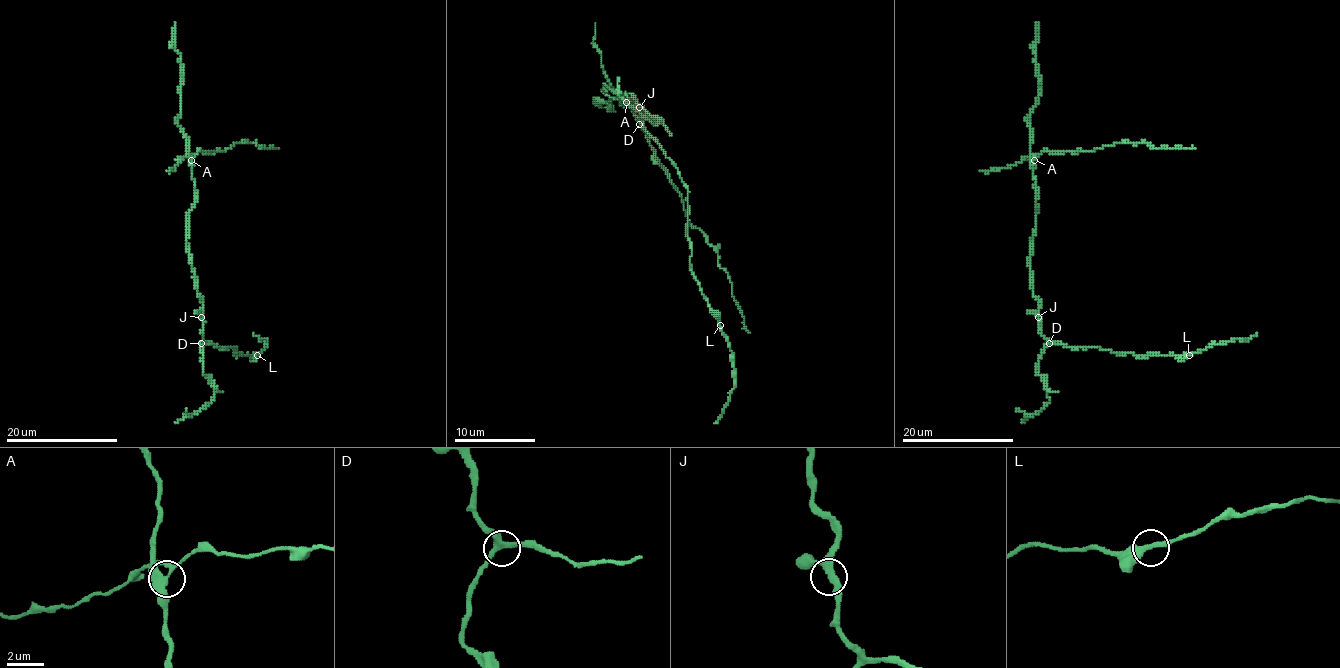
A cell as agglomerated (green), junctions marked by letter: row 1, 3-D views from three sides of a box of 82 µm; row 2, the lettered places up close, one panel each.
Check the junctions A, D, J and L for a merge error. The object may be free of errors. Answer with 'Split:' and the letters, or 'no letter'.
Split: A

